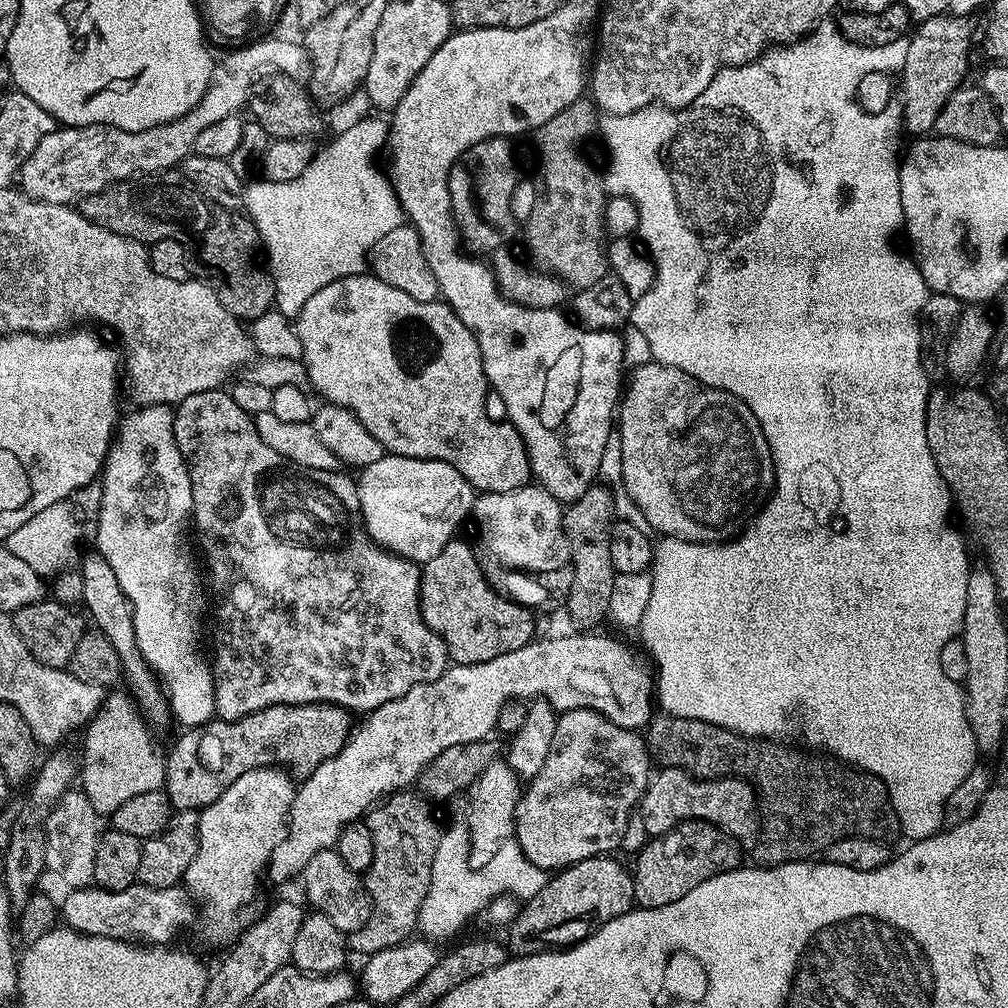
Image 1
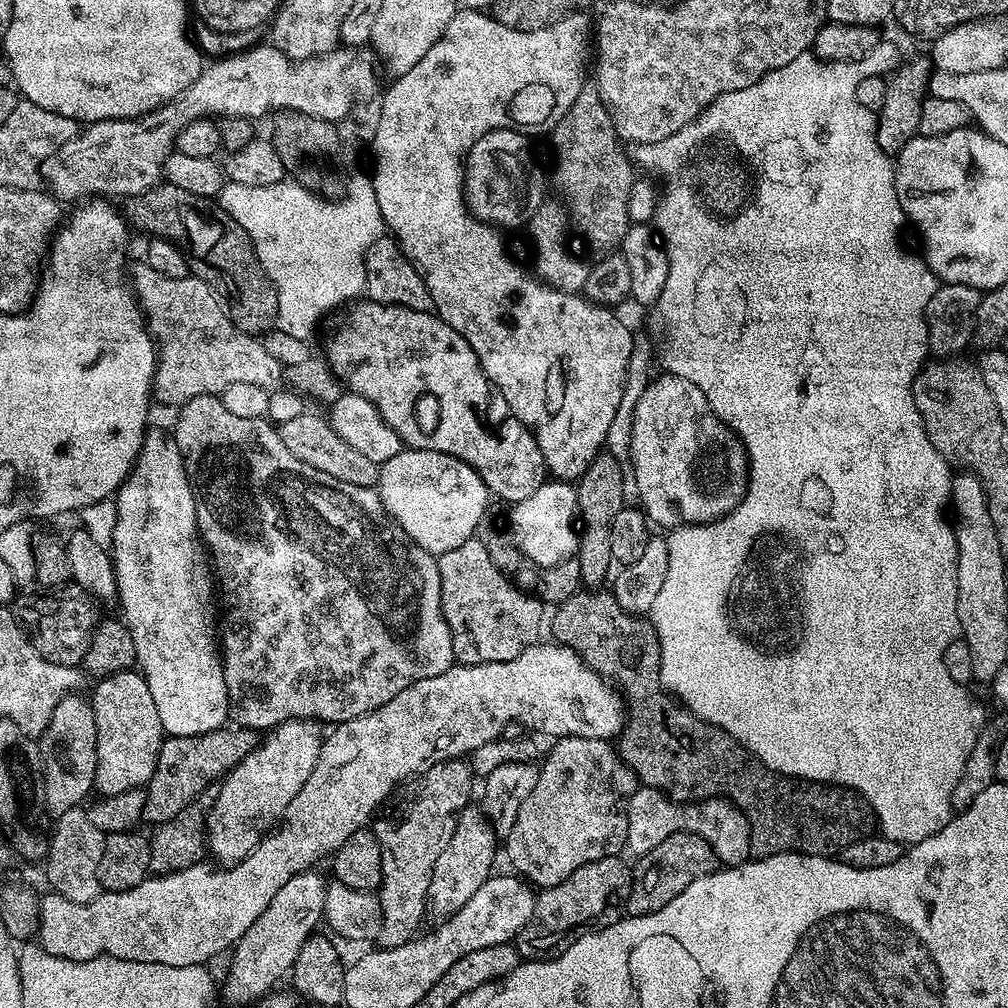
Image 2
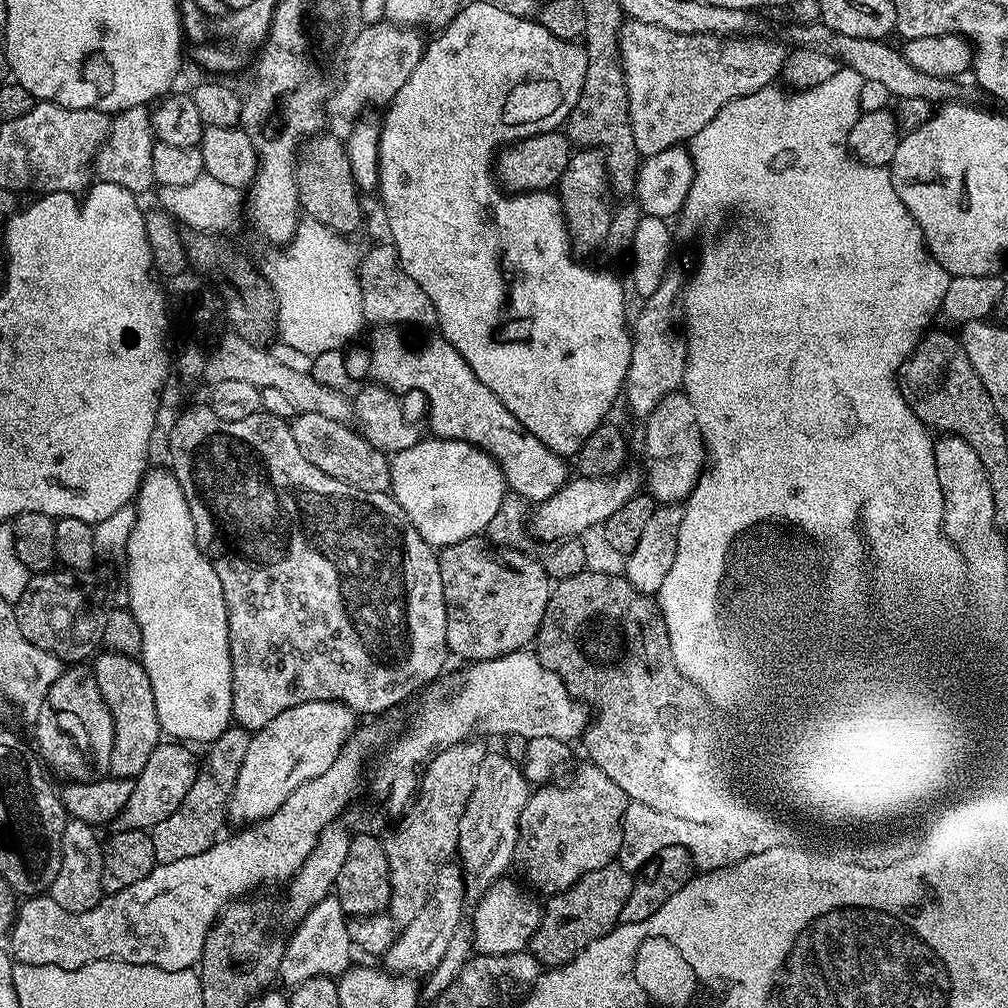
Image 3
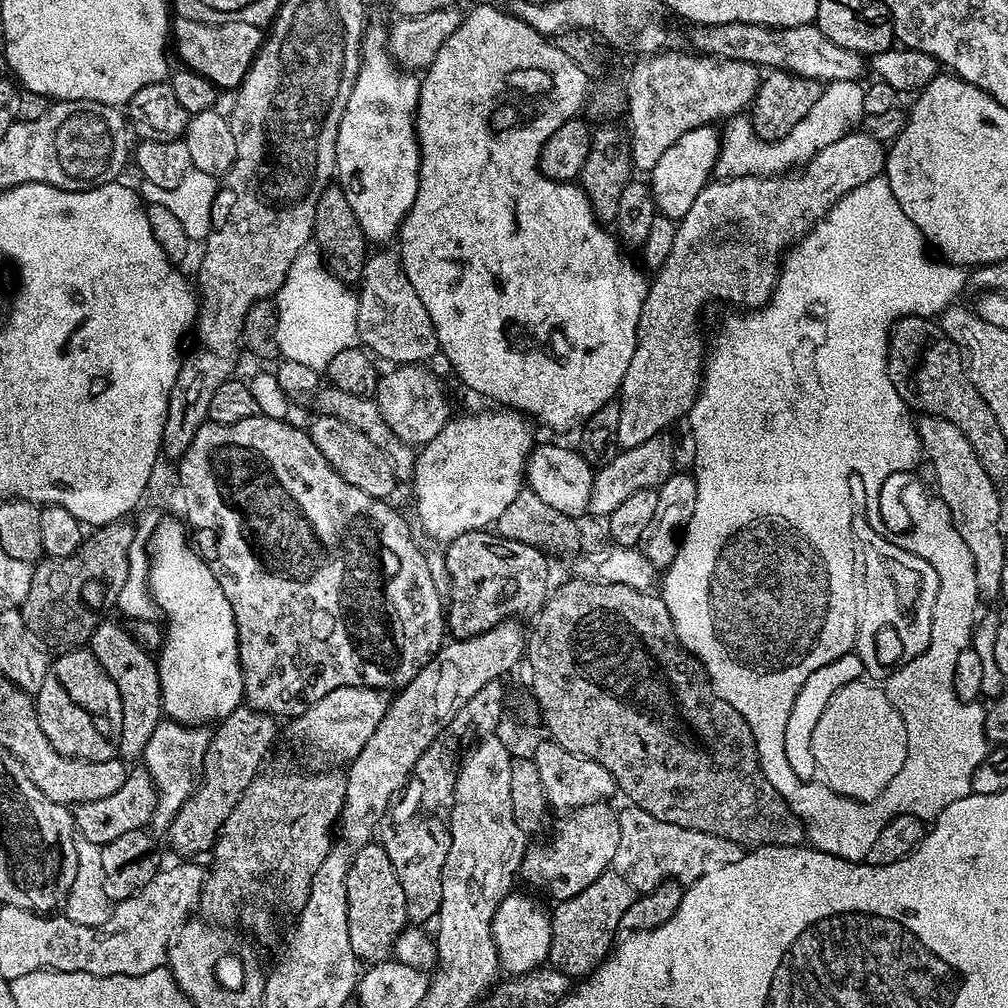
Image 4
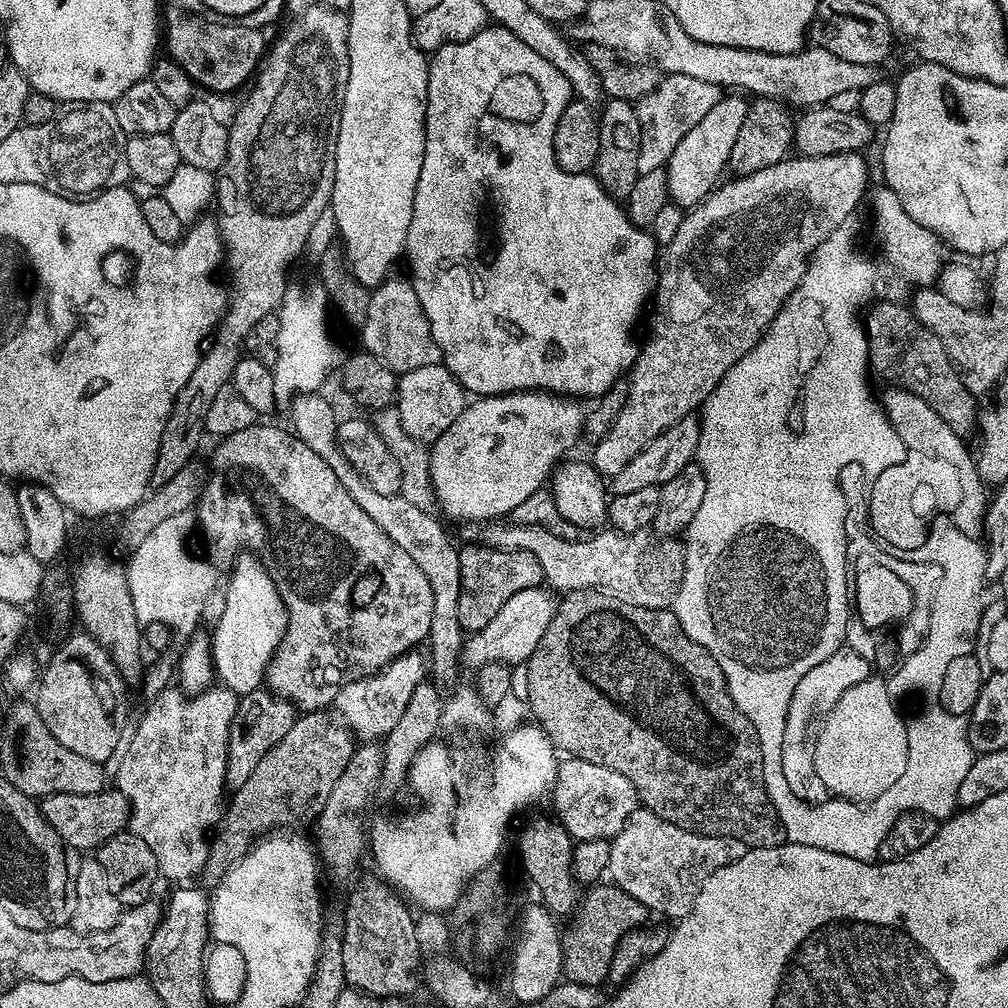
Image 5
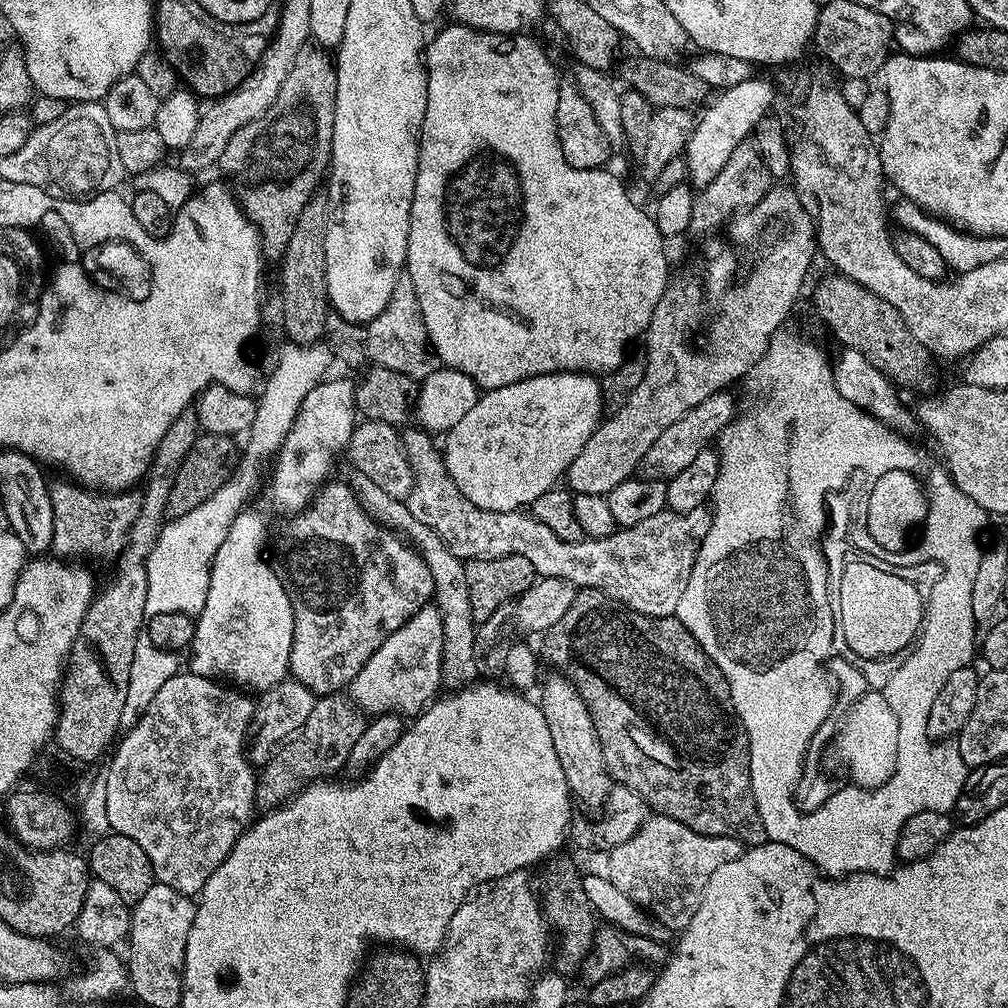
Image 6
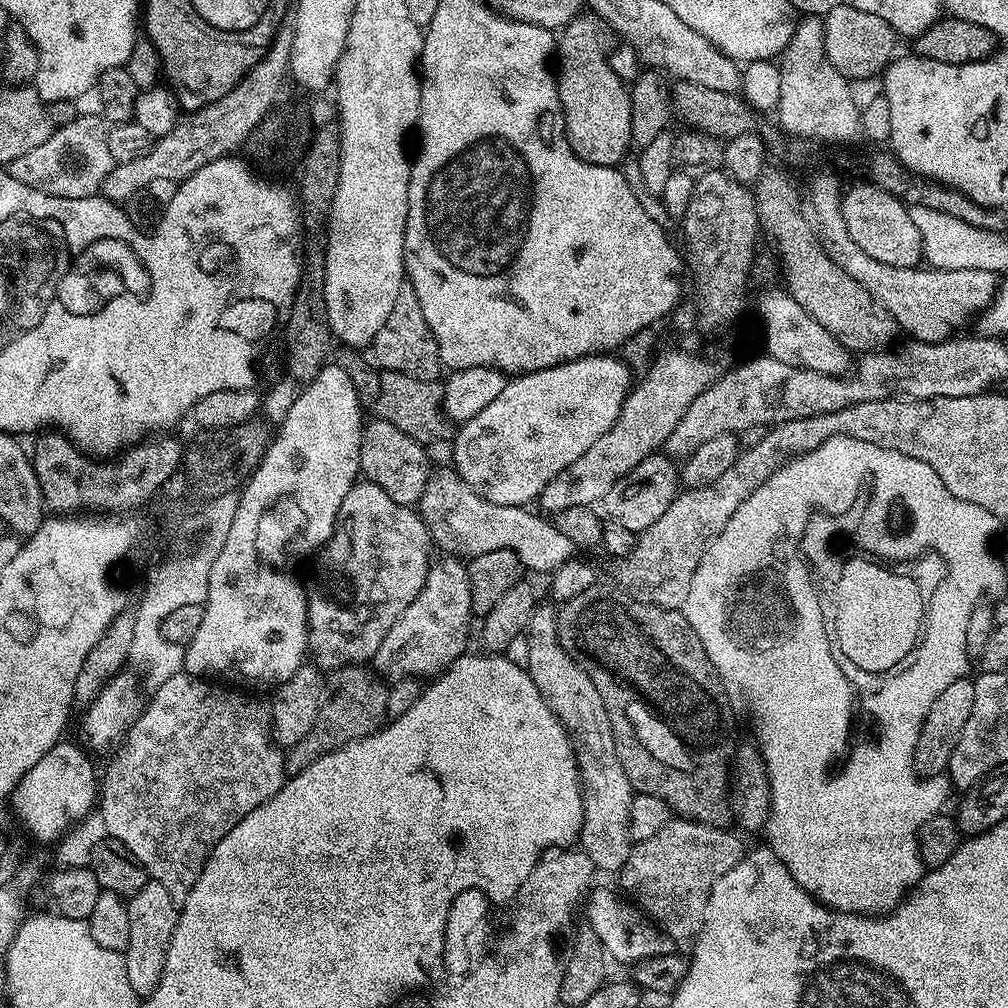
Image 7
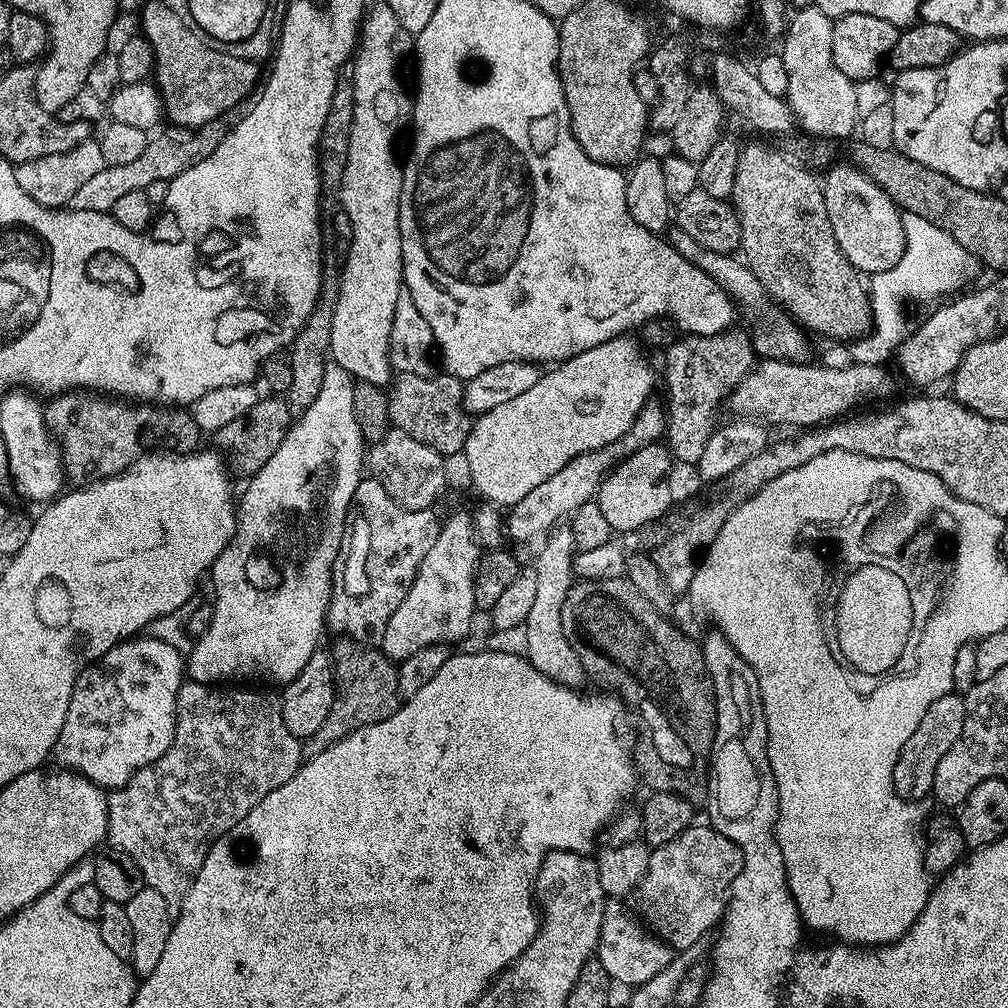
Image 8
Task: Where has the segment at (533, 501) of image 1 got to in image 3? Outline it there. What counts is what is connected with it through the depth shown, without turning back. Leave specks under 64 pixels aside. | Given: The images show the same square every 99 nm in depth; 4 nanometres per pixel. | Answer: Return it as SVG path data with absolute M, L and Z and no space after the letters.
M639 467L630 468L604 479L592 479L582 475L569 479L568 483L562 486L562 490L558 490L558 494L537 503L531 509L531 535L535 539L537 536L540 542L559 542L583 537L583 532L587 528L594 527L596 523L596 527L605 524L610 518L610 514L614 514L614 510L619 510L622 502L630 502L630 498L634 498L641 491L641 469Z

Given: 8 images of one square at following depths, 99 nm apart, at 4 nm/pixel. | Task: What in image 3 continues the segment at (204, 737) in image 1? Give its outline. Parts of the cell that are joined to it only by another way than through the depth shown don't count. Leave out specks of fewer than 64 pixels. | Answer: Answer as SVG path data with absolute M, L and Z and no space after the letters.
M161 742L154 750L154 754L150 754L146 766L142 766L140 773L134 777L134 790L130 793L130 799L114 821L117 829L150 830L158 826L158 822L170 818L174 810L178 810L182 798L186 798L186 790L190 790L196 777L198 756L195 756L191 750L193 751L184 742Z

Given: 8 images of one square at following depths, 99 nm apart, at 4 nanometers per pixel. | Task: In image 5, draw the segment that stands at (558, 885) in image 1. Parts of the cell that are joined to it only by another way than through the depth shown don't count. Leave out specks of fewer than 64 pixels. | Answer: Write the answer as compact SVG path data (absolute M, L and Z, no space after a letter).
M600 882L589 887L577 903L576 911L567 921L568 929L563 929L560 938L563 979L570 984L591 988L603 985L608 979L610 962L620 939L631 928L641 927L649 916L648 909L611 882Z

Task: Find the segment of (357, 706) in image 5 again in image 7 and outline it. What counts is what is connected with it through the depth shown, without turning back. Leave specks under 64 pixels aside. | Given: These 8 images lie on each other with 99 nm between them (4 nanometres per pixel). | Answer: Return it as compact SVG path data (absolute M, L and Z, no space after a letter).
M448 554L444 561L433 563L426 574L426 582L422 590L418 590L418 598L402 610L402 614L390 626L390 634L382 638L382 646L378 646L370 664L381 677L389 678L435 678L445 672L460 656L469 651L468 627L474 623L472 603L470 602L470 578L467 563L461 562L455 555Z

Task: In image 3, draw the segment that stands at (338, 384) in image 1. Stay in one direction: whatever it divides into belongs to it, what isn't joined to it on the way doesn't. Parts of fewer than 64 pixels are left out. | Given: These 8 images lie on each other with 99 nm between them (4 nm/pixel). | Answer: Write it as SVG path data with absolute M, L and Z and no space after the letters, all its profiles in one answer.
M380 326L373 332L376 333L372 336L371 379L397 394L412 391L424 392L429 406L432 407L431 435L433 437L442 440L465 440L475 448L481 448L487 456L496 459L507 487L526 501L540 503L558 494L558 490L562 490L562 486L568 483L569 461L554 450L547 448L542 442L538 442L538 438L534 438L534 434L530 434L530 430L526 430L526 426L522 426L522 422L518 422L518 418L514 418L514 414L506 410L506 406L502 406L499 398L489 388L482 386L482 382L478 382L478 374L474 374L474 370L462 358L462 354L458 354L458 350L454 350L454 346L450 346L450 342L443 336L433 334L429 340L424 340L419 344L416 340L407 340L400 333L403 331L396 326Z

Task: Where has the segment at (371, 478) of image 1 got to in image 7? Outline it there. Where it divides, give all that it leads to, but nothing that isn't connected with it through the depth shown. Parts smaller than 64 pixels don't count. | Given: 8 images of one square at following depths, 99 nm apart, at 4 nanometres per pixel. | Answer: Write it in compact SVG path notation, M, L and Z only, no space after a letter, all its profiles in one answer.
M616 354L583 356L546 370L513 375L490 406L459 425L460 433L452 448L454 470L477 494L490 502L502 506L531 505L531 500L533 503L540 497L550 478L558 478L570 462L582 458L582 454L614 426L633 383L633 373Z

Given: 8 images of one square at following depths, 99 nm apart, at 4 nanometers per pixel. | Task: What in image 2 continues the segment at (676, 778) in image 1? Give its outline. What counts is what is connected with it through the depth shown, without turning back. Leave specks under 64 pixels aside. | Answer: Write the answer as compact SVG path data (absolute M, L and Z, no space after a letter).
M637 787L628 803L627 851L632 851L633 857L639 858L654 850L654 846L666 842L670 834L679 832L693 832L701 836L714 850L717 861L724 866L745 864L752 856L748 820L731 799L713 798L699 802L681 802L673 800L657 788Z

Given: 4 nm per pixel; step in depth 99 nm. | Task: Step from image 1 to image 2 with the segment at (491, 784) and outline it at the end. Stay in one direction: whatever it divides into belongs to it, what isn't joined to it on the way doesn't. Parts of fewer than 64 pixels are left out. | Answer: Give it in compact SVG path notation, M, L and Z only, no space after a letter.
M469 806L460 811L460 817L454 826L454 835L450 842L446 842L442 854L438 854L438 862L434 862L426 912L429 917L433 916L436 922L448 920L456 911L462 909L477 893L478 888L493 875L496 836L492 833L493 825L486 819L485 813L479 807L476 808Z

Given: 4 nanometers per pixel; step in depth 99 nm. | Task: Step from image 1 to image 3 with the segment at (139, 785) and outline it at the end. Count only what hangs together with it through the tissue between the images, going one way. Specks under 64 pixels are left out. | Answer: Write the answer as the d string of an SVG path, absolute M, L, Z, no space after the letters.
M104 650L95 660L94 675L98 690L114 722L114 748L110 750L108 770L113 776L130 780L140 773L142 766L146 766L150 754L154 754L162 742L158 710L154 706L154 690L150 690L150 678L146 678L144 665L137 657Z

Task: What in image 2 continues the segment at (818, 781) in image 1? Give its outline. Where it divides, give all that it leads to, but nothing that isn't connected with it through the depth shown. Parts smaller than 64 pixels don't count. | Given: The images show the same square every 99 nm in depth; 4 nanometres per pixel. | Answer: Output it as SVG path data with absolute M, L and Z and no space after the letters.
M581 591L566 597L561 602L560 609L553 616L551 613L551 639L557 644L566 644L574 649L597 674L618 685L626 705L624 729L618 737L618 755L632 769L643 787L657 788L673 800L699 802L723 797L724 787L736 784L734 803L748 820L752 856L756 858L783 852L832 858L846 846L850 846L850 842L858 842L873 831L874 813L859 792L835 784L817 784L814 780L798 780L772 772L747 748L741 746L730 734L726 734L726 730L698 718L689 708L684 707L660 683L660 643L651 619L622 610L611 591Z

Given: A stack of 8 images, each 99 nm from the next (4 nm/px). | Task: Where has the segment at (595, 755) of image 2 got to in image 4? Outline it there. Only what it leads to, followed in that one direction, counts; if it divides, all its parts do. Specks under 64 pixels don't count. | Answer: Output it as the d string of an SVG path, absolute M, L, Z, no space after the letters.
M608 802L591 804L561 815L564 817L552 832L552 848L529 847L522 858L519 879L541 888L556 902L582 894L594 878L611 869L614 853L618 850L620 822L610 805Z

